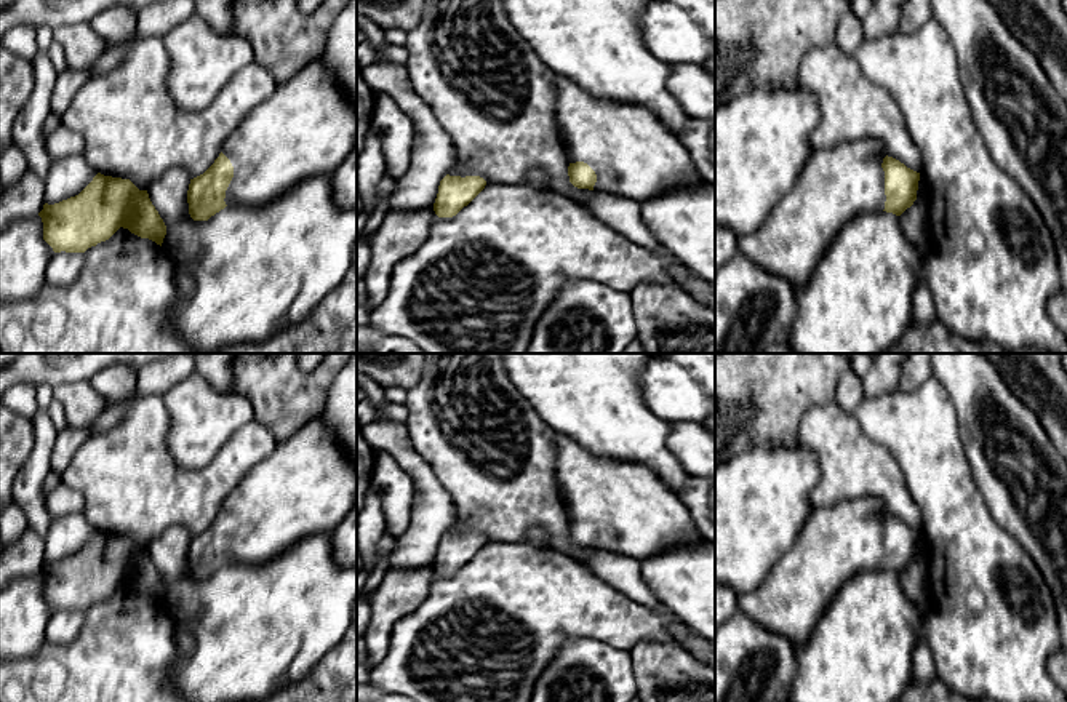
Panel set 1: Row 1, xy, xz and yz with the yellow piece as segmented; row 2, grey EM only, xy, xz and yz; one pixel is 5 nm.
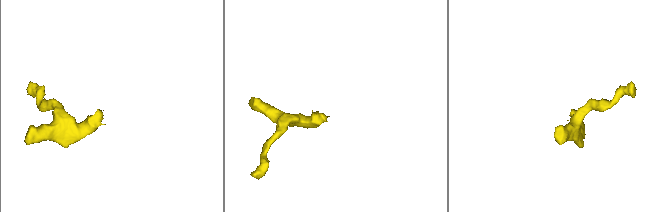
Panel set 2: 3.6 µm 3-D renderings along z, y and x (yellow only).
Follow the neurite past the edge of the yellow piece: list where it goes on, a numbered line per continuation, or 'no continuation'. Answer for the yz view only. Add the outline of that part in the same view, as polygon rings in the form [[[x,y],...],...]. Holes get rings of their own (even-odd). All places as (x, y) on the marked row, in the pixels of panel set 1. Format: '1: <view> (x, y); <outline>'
1: yz (837, 184); [[[875,139],[841,142],[813,152],[793,187],[774,206],[758,230],[739,237],[739,251],[769,273],[785,277],[795,289],[803,288],[837,233],[857,214],[885,209],[885,158]]]

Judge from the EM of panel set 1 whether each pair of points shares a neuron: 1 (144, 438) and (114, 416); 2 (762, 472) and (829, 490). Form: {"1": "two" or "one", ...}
{"1": "two", "2": "two"}

